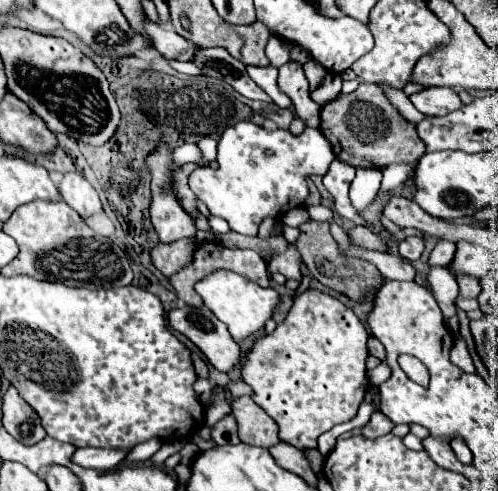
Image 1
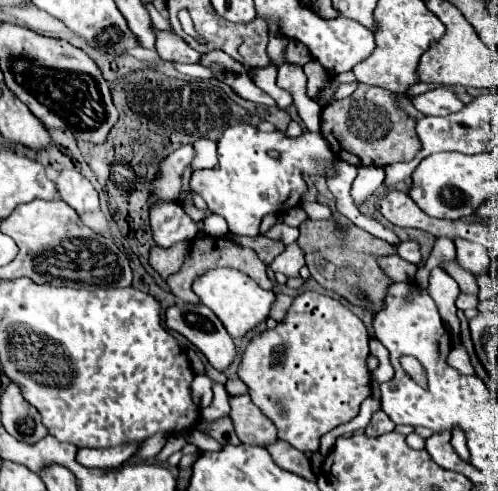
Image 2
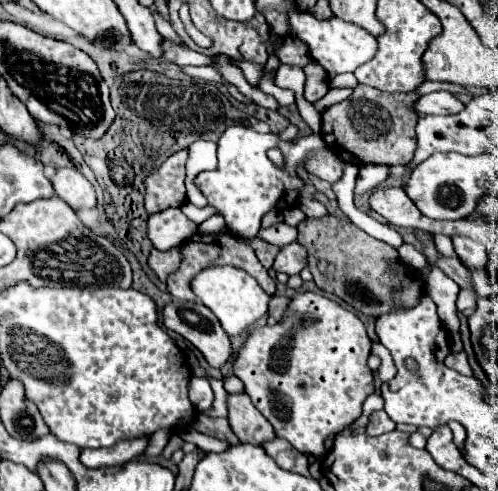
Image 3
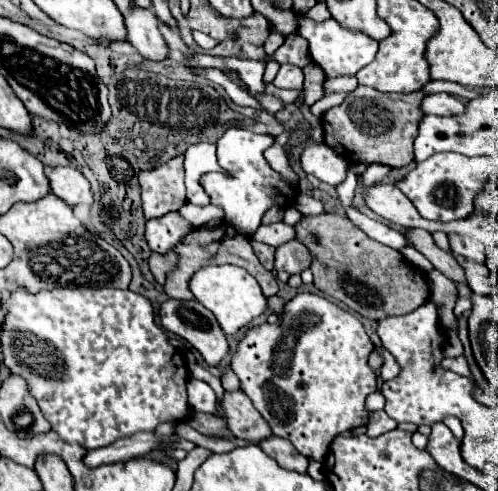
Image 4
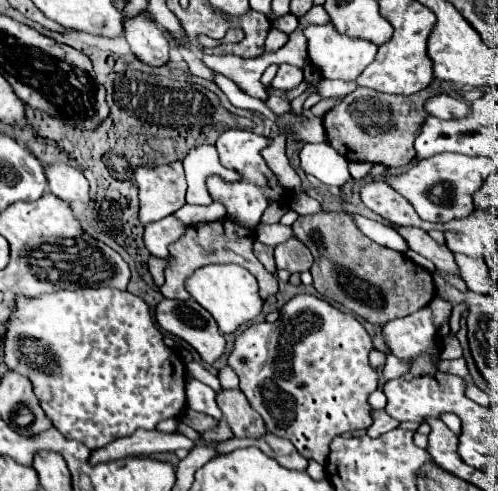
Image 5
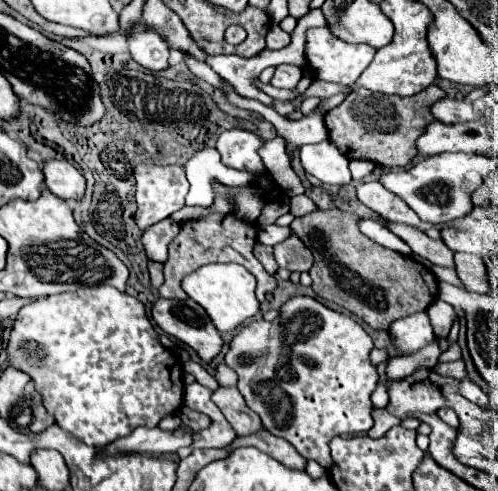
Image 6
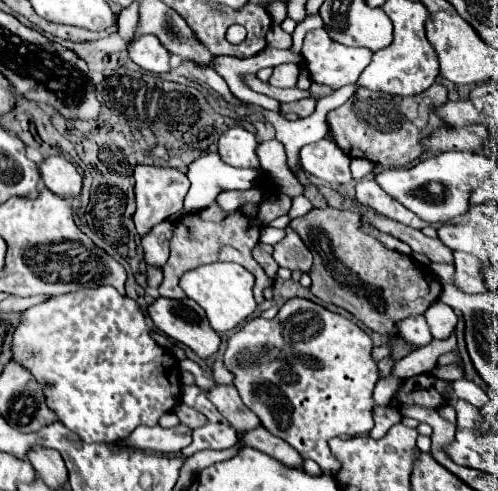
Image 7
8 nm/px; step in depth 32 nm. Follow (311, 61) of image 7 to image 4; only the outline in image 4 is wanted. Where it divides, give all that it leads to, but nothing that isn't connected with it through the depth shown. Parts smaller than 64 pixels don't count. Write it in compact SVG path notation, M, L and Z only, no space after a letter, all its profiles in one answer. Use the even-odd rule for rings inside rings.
M296 14L296 32L308 40L310 58L314 64L318 64L328 78L336 78L342 74L356 74L364 64L370 64L378 52L378 42L366 36L364 32L356 32L352 28L342 26L334 18L324 22L314 22L312 18L304 14Z

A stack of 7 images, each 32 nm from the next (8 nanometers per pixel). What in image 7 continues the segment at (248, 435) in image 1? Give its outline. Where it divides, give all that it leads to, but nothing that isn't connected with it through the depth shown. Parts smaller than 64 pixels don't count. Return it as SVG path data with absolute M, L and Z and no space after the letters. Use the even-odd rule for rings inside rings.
M214 386L208 392L210 402L220 410L220 414L232 424L238 434L246 434L260 426L258 416L244 406L238 390L234 386Z

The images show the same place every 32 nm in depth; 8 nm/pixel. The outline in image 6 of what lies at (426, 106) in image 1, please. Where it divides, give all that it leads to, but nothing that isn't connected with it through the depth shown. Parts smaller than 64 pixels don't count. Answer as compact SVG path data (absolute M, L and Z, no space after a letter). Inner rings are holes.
M448 96L436 100L430 104L432 116L436 116L440 122L460 122L460 120L472 120L472 104L464 100L452 100Z

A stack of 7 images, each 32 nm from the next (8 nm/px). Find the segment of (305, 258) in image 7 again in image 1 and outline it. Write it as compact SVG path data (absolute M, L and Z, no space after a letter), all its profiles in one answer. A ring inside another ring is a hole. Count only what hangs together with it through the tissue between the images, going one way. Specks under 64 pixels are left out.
M290 246L284 254L276 256L276 258L268 264L268 272L280 272L280 274L284 274L286 278L300 280L300 278L302 278L302 274L300 274L300 254L296 252L296 248Z

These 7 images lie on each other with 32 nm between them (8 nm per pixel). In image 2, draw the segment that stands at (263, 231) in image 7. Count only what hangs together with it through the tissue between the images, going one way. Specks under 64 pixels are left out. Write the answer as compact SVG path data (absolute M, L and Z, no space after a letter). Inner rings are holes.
M278 222L276 226L272 226L266 234L268 238L274 238L274 240L282 240L284 244L290 244L290 242L296 242L298 238L298 228L290 228L286 226L284 222Z

